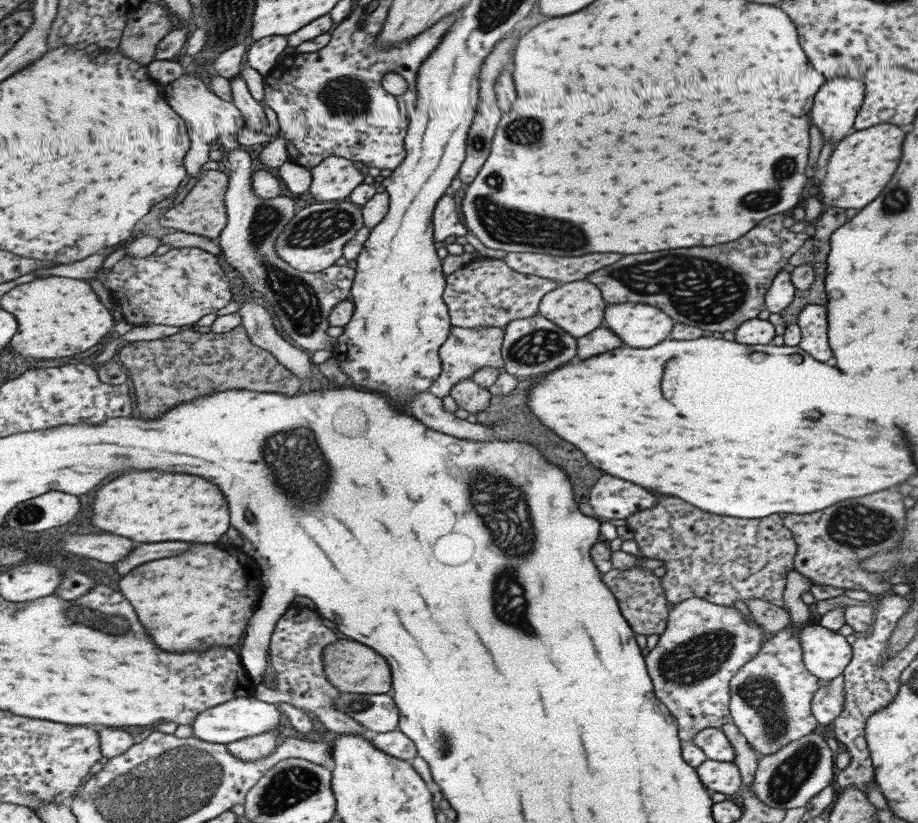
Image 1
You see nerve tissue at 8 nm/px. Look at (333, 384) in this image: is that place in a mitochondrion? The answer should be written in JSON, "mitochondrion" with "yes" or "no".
{"mitochondrion":"no"}

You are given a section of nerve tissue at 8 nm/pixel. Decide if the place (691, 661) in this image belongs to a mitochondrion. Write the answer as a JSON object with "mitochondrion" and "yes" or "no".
{"mitochondrion":"yes"}

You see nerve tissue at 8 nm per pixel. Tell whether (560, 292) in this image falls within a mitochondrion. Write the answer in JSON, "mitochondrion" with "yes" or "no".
{"mitochondrion":"no"}

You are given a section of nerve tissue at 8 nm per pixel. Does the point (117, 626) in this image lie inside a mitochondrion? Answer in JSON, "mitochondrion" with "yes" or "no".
{"mitochondrion":"yes"}

